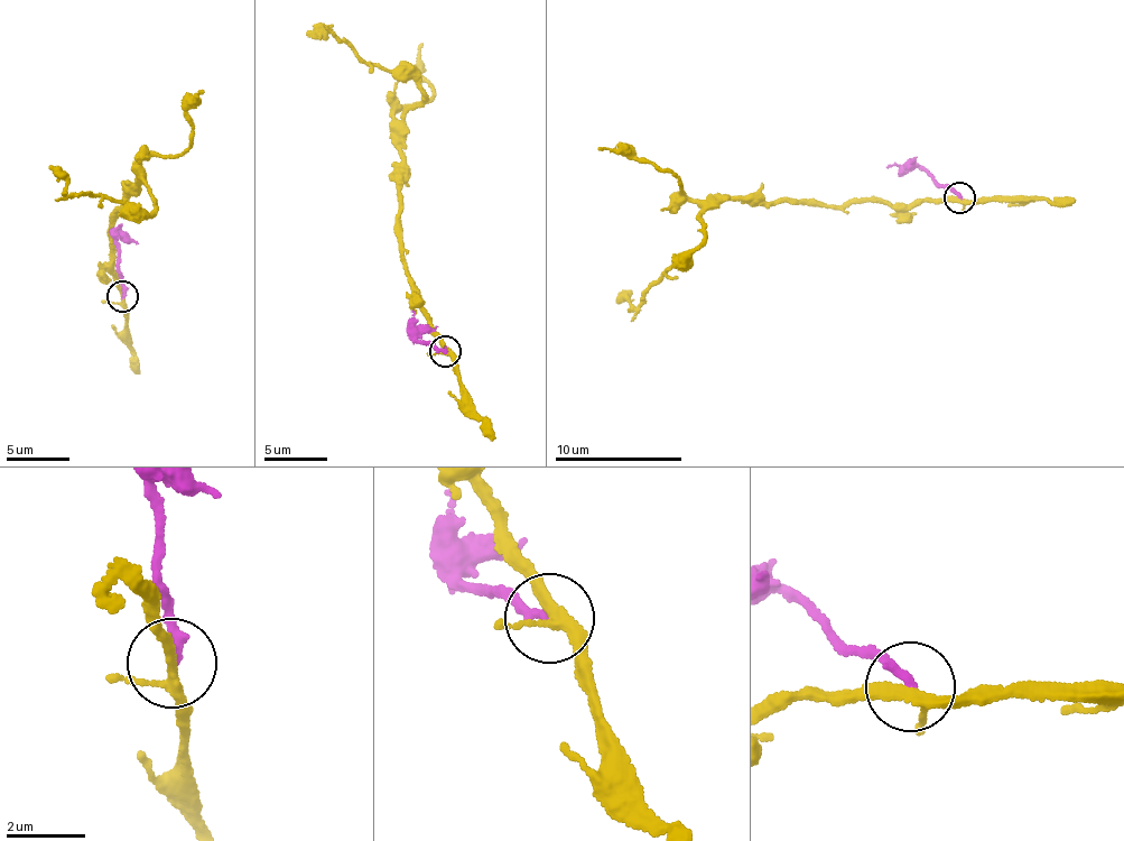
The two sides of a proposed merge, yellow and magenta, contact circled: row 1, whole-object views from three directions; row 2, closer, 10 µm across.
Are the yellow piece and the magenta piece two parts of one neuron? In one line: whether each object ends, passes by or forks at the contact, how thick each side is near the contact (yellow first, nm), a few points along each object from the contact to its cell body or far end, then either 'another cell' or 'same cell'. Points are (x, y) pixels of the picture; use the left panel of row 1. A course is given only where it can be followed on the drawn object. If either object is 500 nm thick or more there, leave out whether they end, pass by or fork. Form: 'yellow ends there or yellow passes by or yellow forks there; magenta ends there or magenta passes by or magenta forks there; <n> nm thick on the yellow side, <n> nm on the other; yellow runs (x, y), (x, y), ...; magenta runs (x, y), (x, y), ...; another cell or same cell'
yellow forks there; magenta ends there; 240 nm thick on the yellow side, 240 nm on the other; yellow runs (123, 297), (109, 229), (141, 174), (154, 211), (144, 214), (67, 194), (49, 165); magenta runs (123, 297), (115, 240), (118, 224); another cell

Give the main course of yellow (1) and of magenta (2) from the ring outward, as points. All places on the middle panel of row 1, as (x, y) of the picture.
1: (446, 352), (421, 308), (400, 249), (407, 109), (425, 98), (416, 81), (365, 65), (334, 35), (306, 33)
2: (446, 352), (416, 339), (410, 310)

